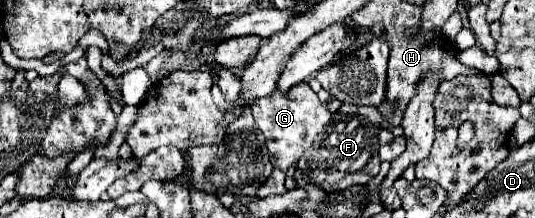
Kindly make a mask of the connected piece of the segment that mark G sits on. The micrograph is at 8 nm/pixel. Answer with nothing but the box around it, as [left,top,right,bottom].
[251,82,331,171]

